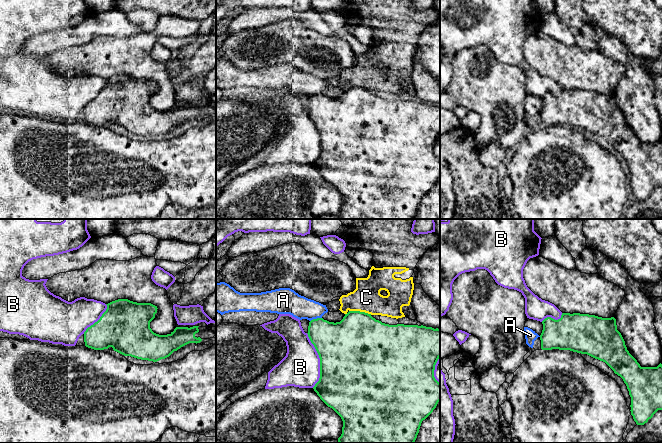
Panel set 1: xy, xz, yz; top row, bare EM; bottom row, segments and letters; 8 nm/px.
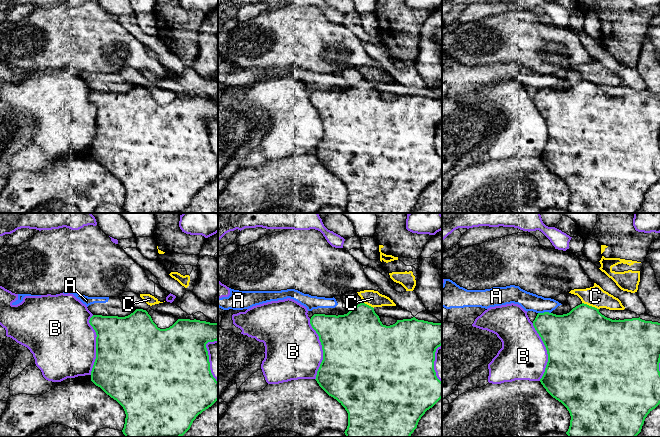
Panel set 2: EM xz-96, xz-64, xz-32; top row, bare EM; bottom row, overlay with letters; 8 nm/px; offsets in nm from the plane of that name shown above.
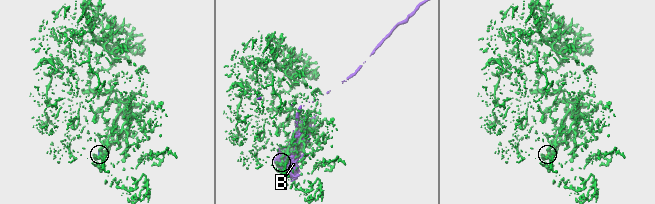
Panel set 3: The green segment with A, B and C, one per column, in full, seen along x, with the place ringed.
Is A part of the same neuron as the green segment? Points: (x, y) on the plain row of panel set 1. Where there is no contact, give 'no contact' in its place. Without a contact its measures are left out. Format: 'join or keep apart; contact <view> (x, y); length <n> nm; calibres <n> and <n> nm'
keep apart; contact xz (315, 95); length 100 nm; calibres 320 and 190 nm

